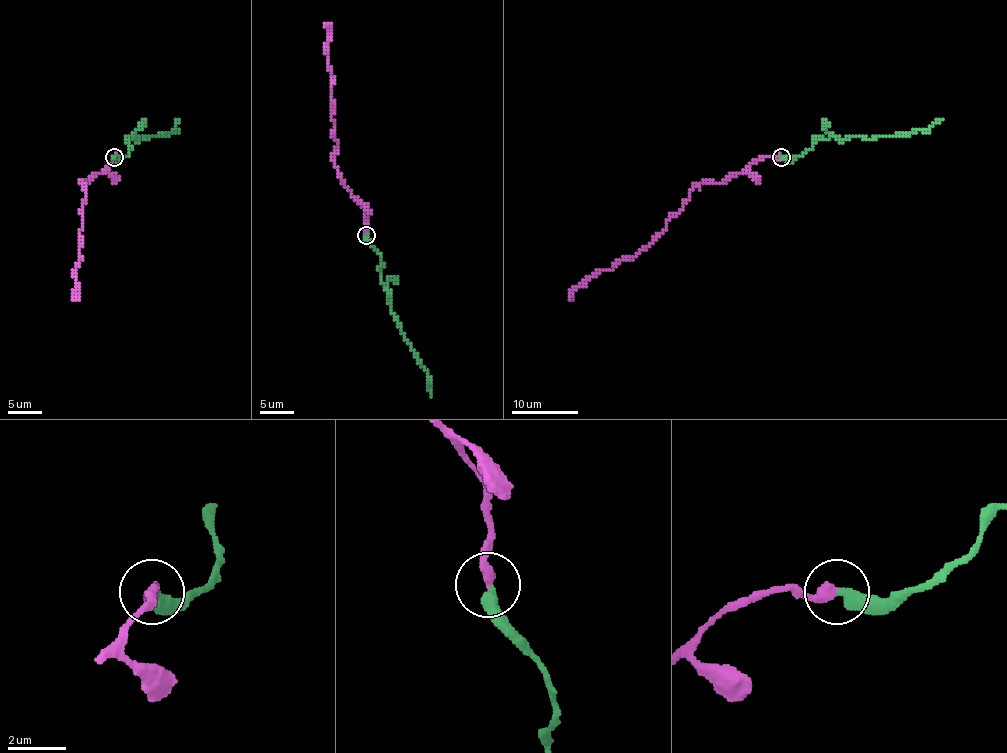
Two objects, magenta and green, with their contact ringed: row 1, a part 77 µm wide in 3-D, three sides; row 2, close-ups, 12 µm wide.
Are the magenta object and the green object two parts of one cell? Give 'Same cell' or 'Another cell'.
Another cell

